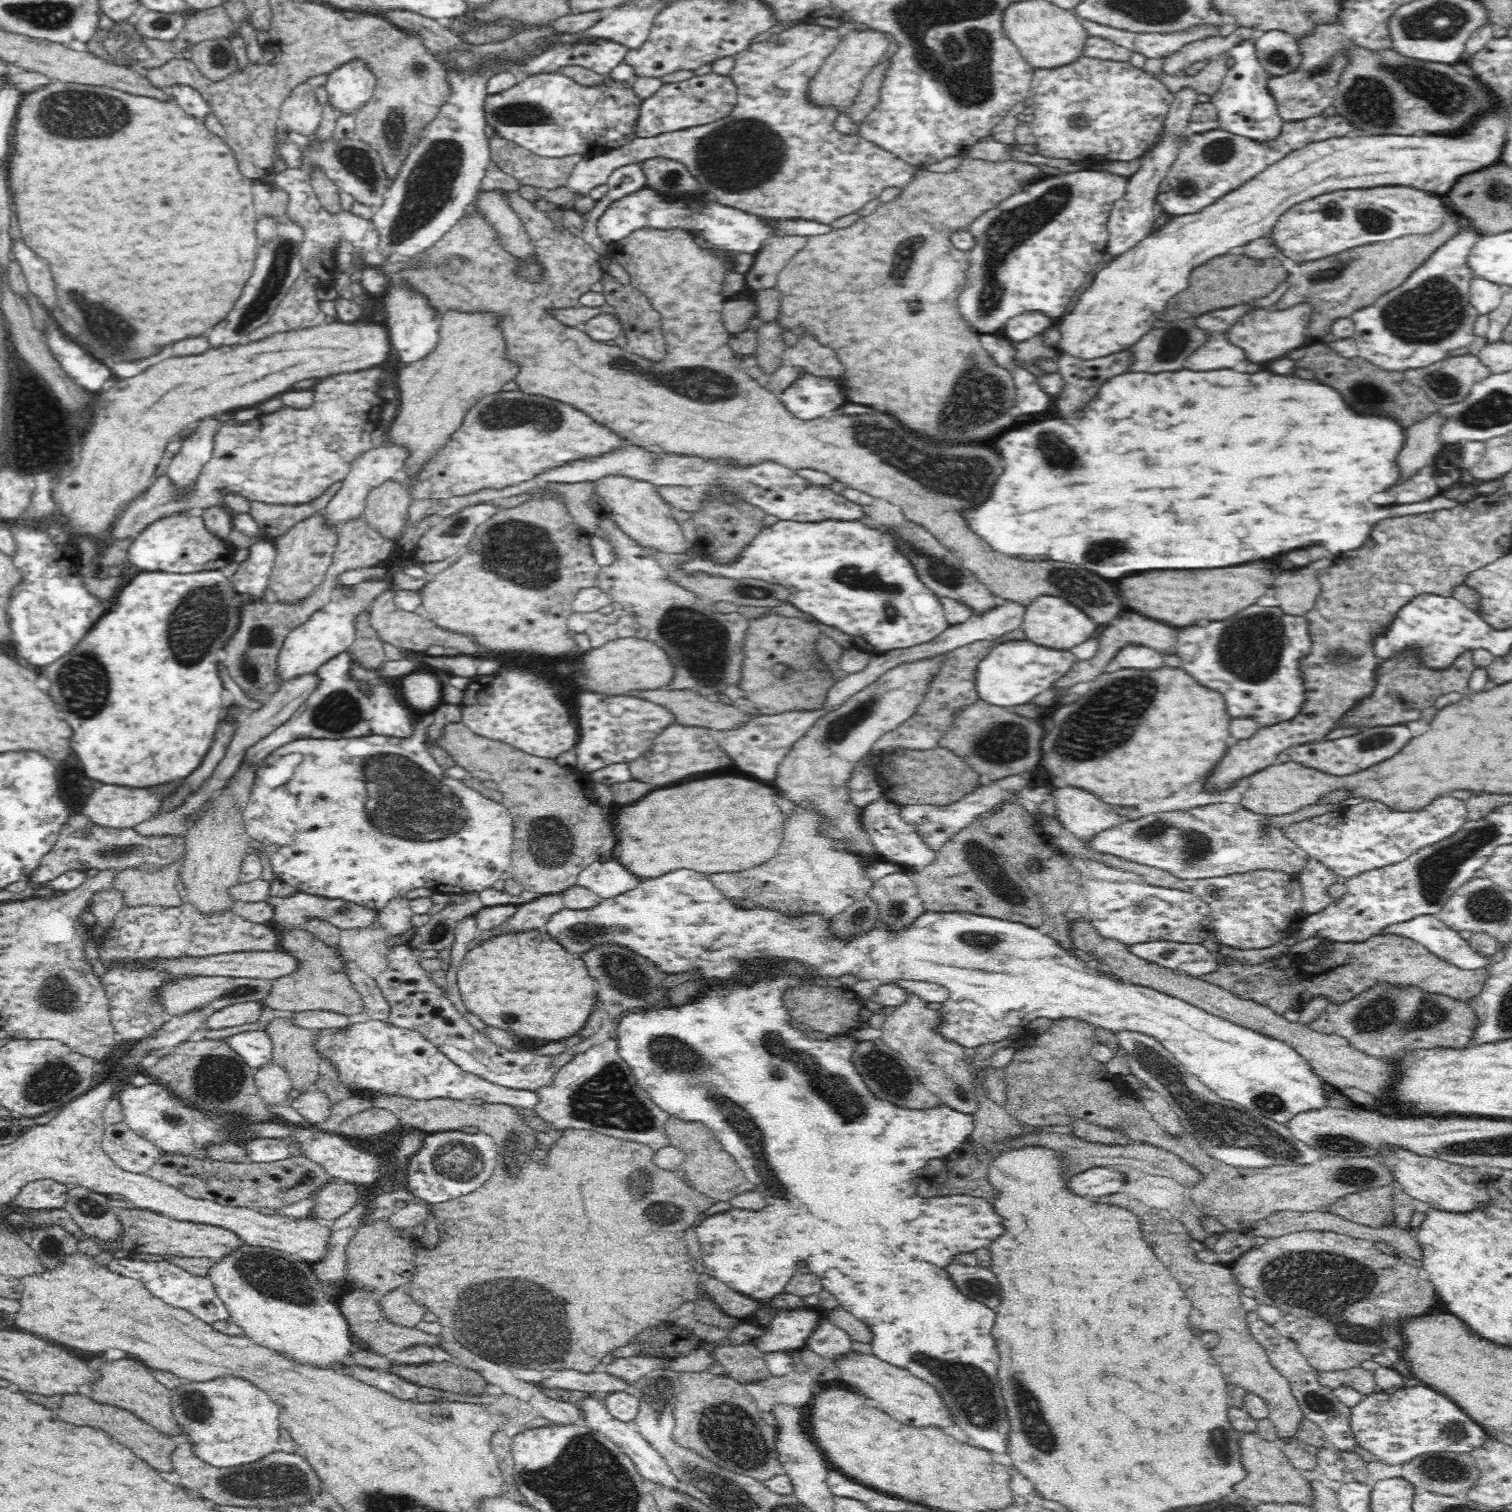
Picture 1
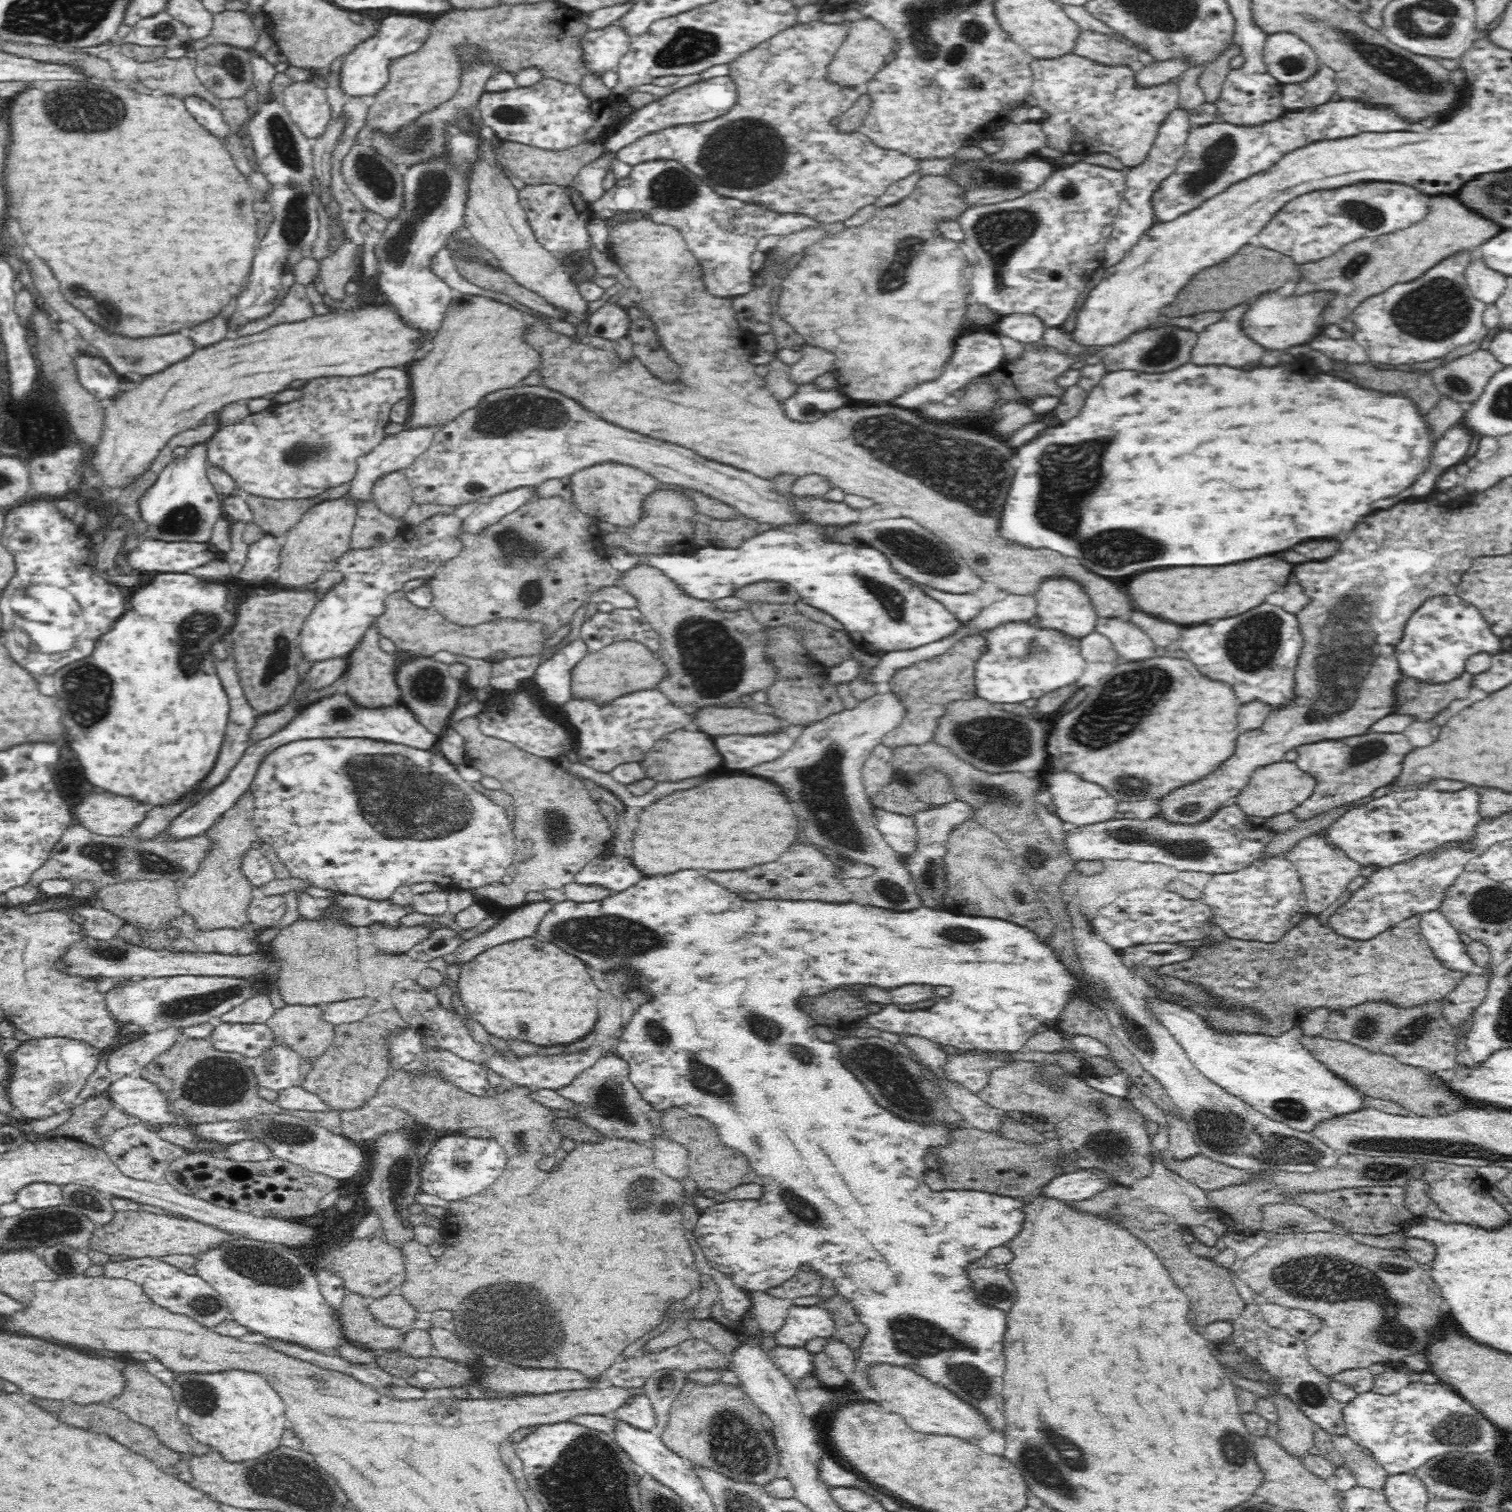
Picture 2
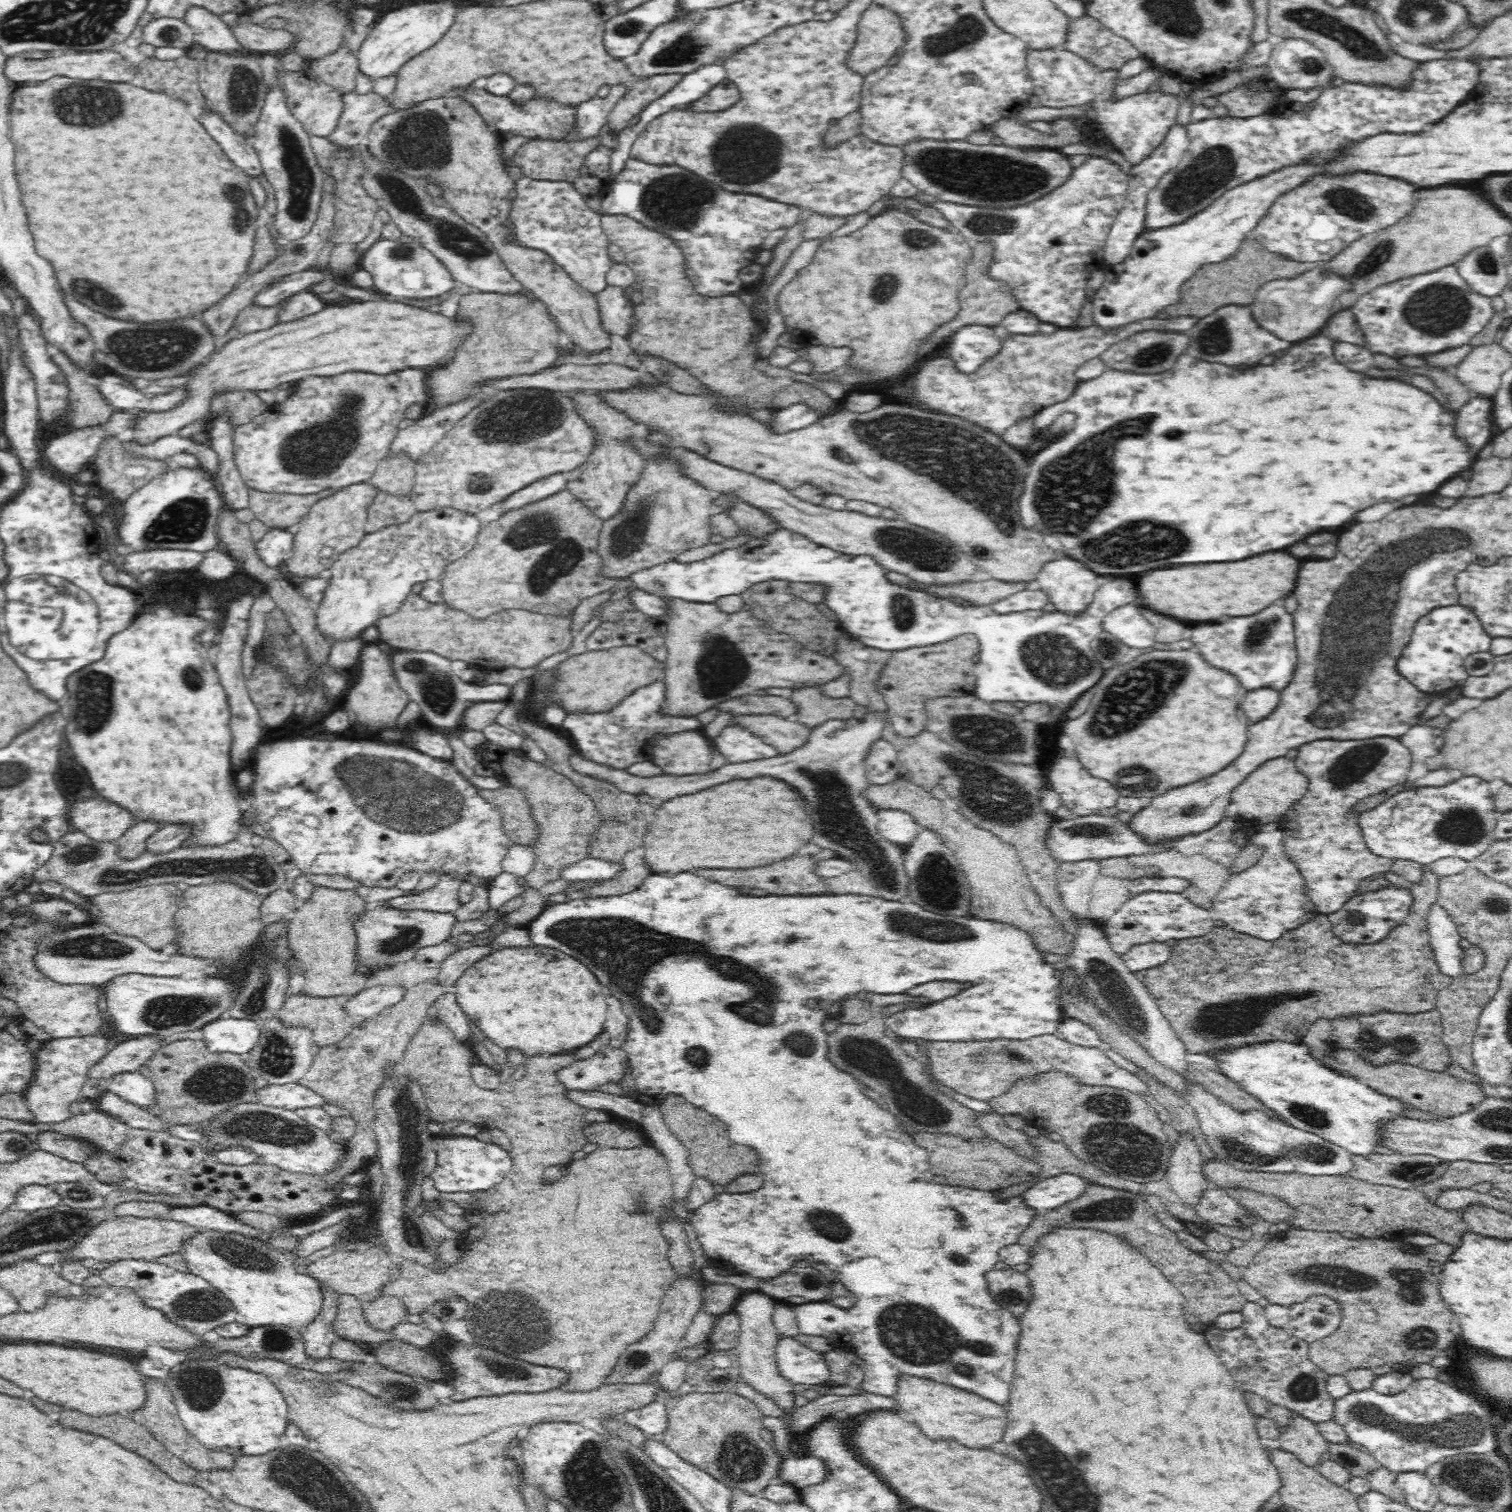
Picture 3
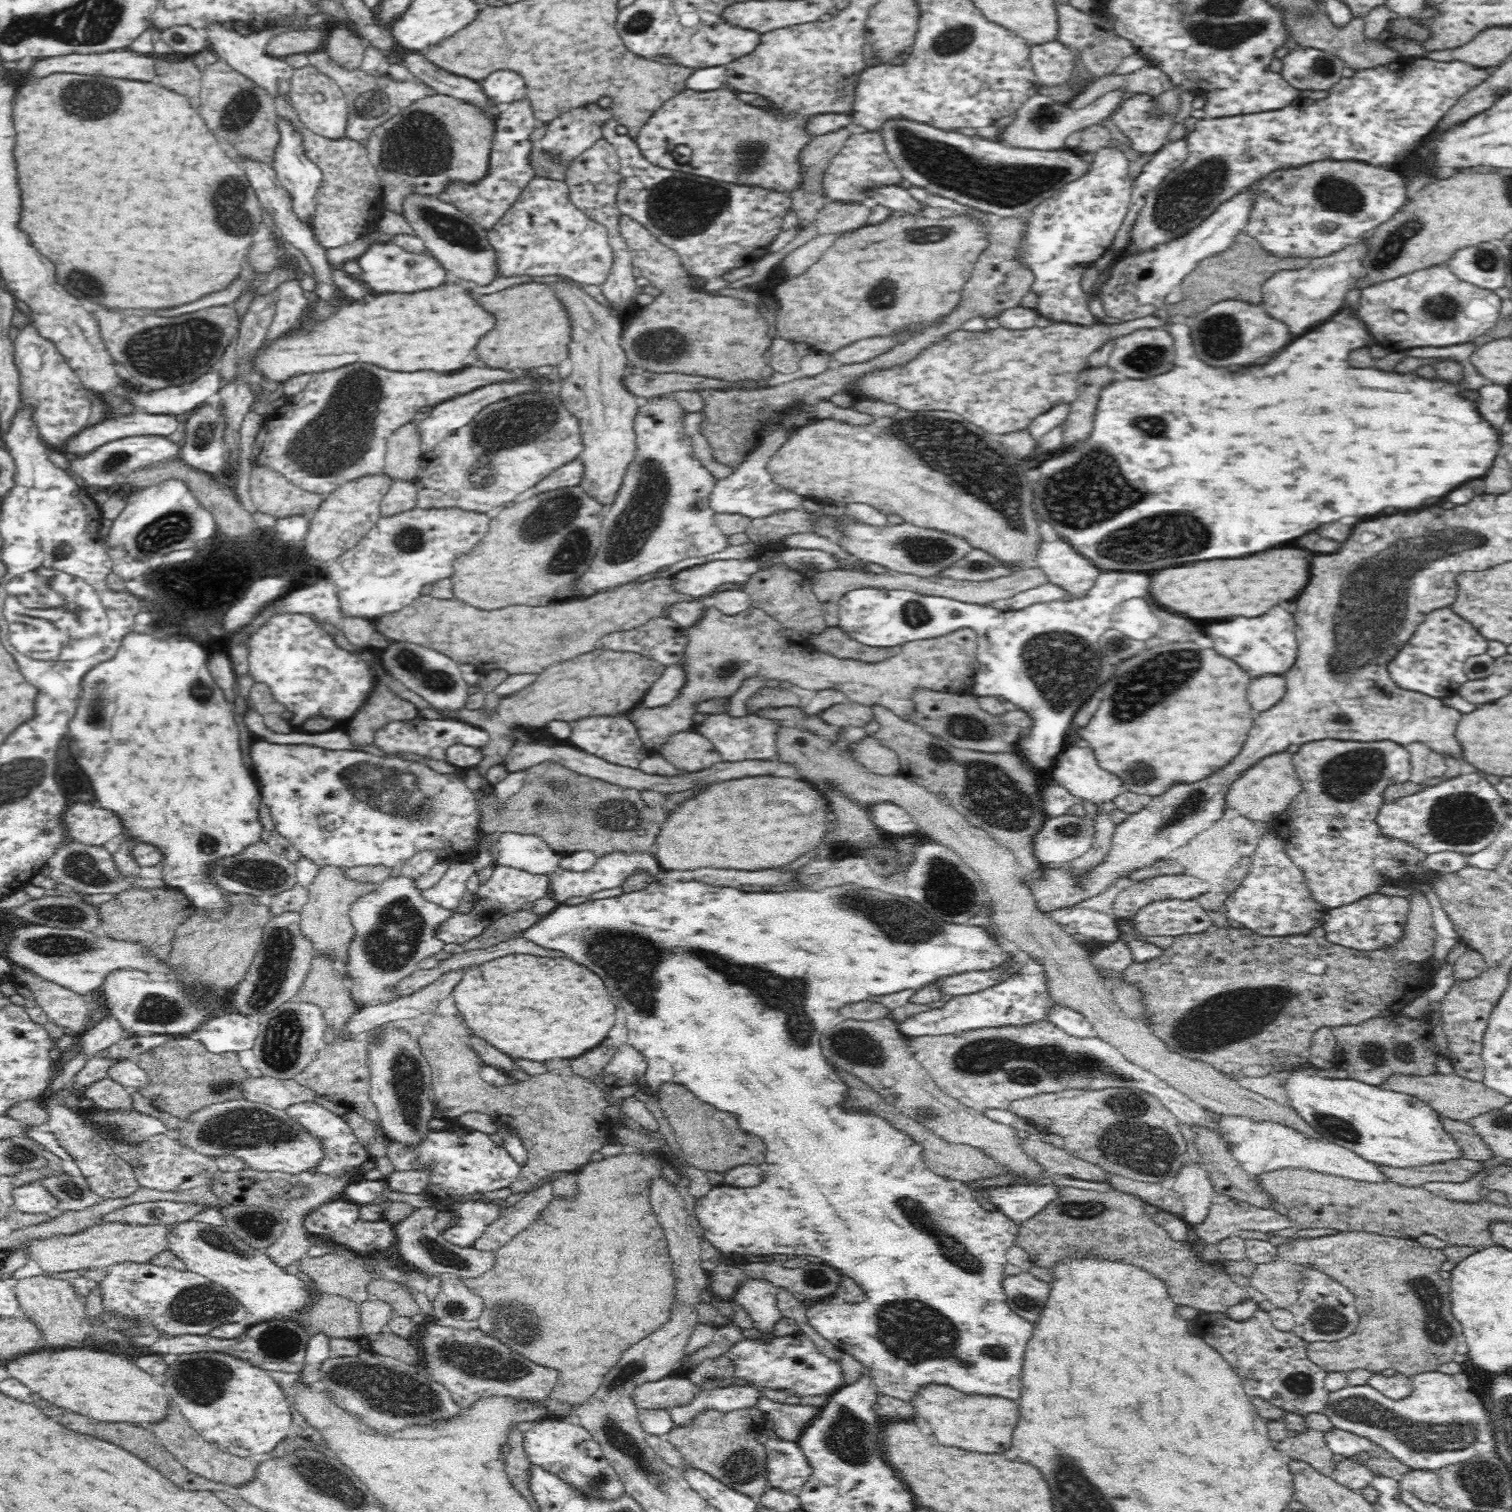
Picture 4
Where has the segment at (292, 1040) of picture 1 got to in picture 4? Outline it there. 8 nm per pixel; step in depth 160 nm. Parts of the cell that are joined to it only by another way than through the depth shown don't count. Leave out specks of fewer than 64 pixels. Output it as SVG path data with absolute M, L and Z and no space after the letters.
M316 956L312 962L309 972L304 978L304 983L299 988L294 1000L298 1003L314 1005L321 1010L325 1028L332 1028L337 1040L349 1040L352 1034L346 1033L346 1024L352 1015L359 1009L351 997L351 991L342 985L342 969L336 960L329 960L325 956Z

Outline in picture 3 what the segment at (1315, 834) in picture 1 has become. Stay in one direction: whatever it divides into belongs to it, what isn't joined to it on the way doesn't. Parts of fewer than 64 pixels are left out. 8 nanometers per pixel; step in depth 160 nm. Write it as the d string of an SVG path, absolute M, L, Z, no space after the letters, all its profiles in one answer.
M1464 776L1449 786L1405 789L1392 796L1386 797L1378 806L1362 811L1357 816L1363 844L1374 855L1387 860L1406 860L1416 862L1425 869L1428 864L1438 862L1442 858L1460 858L1473 861L1490 848L1495 841L1494 829L1497 812L1491 801L1488 784L1480 778Z

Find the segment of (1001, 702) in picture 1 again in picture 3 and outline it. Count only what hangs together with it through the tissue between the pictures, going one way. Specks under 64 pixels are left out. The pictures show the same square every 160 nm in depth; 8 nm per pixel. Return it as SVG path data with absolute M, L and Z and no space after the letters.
M778 528L709 558L690 563L669 559L652 568L636 570L625 583L656 596L701 603L714 603L722 596L741 595L750 586L774 580L817 584L823 588L821 602L836 613L846 634L858 638L866 646L894 652L940 645L972 634L979 642L973 696L990 703L1020 700L1050 702L1056 706L1072 704L1082 692L1098 682L1102 670L1089 644L1102 632L1104 616L1115 608L1136 603L1134 584L1116 578L1110 584L1099 586L1094 602L1080 616L1044 610L996 614L991 605L958 606L948 598L892 583L886 574L888 571L870 554L846 554L817 545L803 534Z

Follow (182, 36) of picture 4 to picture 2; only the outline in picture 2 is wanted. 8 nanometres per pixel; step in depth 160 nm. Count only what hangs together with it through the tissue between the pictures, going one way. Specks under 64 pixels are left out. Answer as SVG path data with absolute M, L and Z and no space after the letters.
M166 10L141 18L124 39L124 42L132 45L165 47L180 46L191 41L188 26Z

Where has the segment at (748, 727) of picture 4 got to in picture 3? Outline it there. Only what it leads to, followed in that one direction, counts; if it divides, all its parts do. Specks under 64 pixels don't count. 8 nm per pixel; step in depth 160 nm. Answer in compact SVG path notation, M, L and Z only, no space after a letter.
M724 728L722 734L714 738L714 742L728 764L774 758L779 755L778 749L774 746L762 742L760 738L744 730Z

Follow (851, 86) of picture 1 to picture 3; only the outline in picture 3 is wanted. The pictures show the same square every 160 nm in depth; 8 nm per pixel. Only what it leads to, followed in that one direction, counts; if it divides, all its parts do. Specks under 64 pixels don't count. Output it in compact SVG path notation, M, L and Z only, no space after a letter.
M873 3L868 5L868 8L860 15L857 22L857 32L856 41L854 41L852 49L847 52L845 65L848 70L855 72L862 78L874 70L878 70L880 66L886 66L888 60L896 54L896 50L903 47L905 39L899 18L893 12Z

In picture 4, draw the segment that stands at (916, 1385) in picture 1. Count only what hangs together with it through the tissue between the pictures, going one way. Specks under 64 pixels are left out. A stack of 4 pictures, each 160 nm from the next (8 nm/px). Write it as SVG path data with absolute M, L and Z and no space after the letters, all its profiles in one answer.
M926 1383L917 1388L910 1401L916 1416L928 1420L938 1444L984 1454L1002 1452L1010 1446L1010 1430L1014 1430L1014 1418L1018 1418L1018 1406L1012 1400L966 1394L950 1386Z

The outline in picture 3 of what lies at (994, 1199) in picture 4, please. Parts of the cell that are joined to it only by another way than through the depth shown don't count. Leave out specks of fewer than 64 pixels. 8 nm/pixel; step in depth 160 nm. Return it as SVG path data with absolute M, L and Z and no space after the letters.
M1064 1173L1037 1182L1021 1196L1035 1210L1052 1210L1081 1198L1090 1184L1080 1175Z

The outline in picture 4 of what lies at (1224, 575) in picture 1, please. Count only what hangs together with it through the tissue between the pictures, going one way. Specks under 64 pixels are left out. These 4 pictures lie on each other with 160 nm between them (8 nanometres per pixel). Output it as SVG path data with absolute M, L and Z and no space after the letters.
M1276 548L1234 562L1196 562L1190 566L1164 568L1150 576L1150 596L1168 612L1194 620L1264 614L1282 600L1294 598L1308 578L1308 552Z

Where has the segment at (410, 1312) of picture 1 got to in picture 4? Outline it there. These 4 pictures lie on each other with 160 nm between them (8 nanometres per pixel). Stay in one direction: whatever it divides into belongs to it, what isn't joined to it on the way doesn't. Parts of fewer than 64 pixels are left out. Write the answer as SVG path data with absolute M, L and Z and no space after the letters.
M366 1300L359 1303L360 1325L362 1336L378 1336L383 1328L390 1322L390 1318L396 1316L395 1310L390 1303L378 1300Z

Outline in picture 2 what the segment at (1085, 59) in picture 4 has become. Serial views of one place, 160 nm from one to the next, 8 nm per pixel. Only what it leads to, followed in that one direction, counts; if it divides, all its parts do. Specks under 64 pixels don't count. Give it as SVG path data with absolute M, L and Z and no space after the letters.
M1086 30L1081 31L1073 53L1105 65L1129 66L1136 59L1138 50L1108 39L1105 35Z

